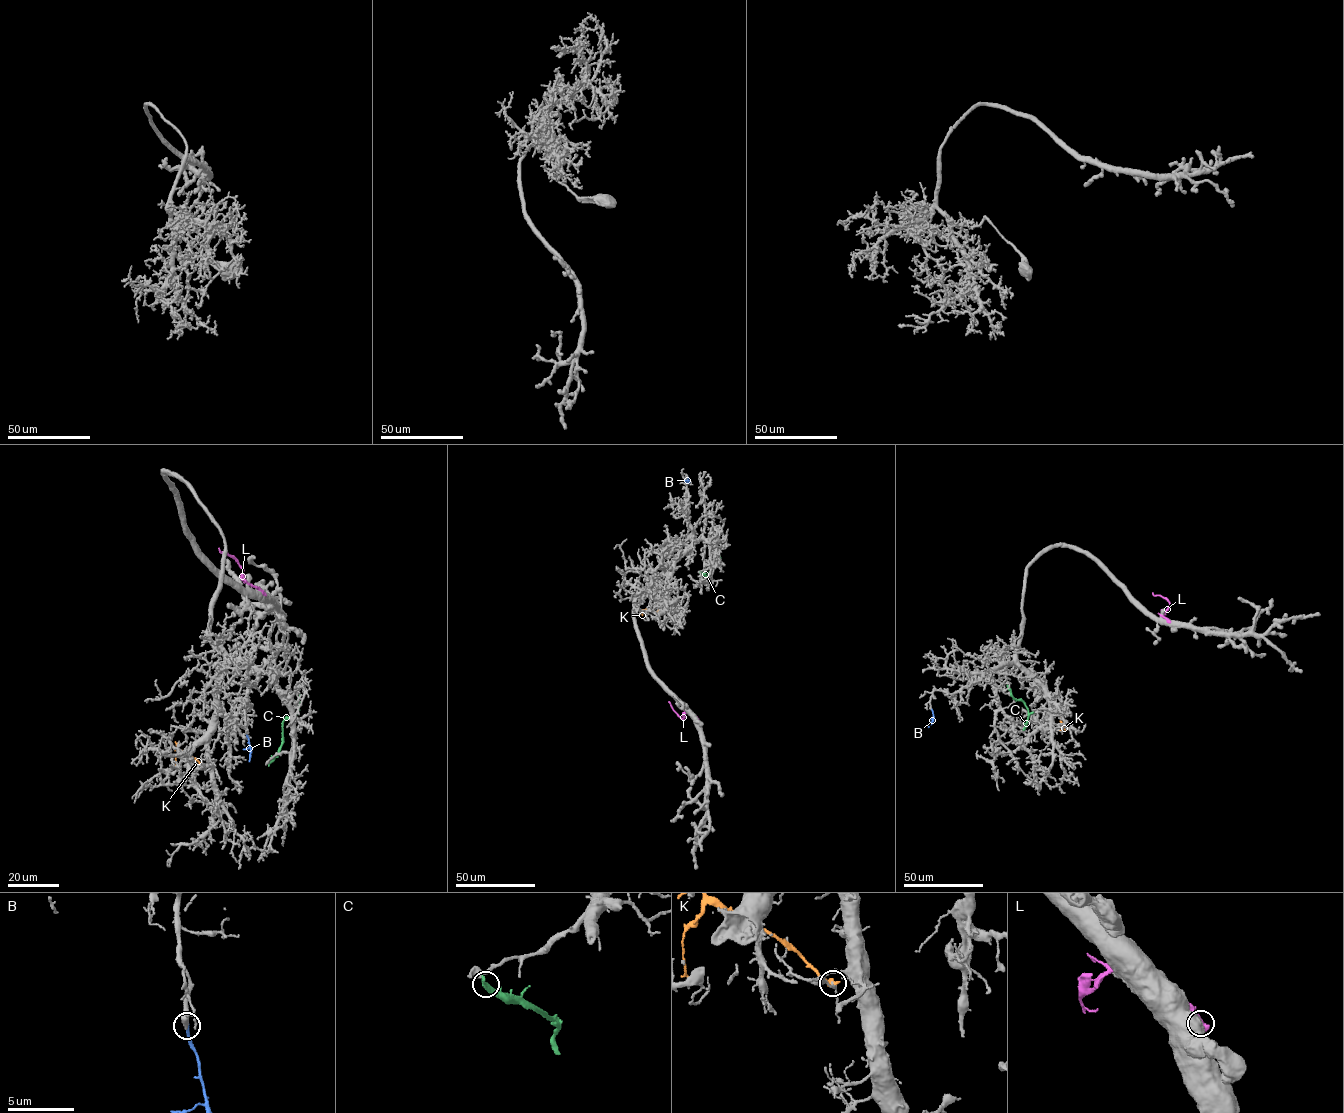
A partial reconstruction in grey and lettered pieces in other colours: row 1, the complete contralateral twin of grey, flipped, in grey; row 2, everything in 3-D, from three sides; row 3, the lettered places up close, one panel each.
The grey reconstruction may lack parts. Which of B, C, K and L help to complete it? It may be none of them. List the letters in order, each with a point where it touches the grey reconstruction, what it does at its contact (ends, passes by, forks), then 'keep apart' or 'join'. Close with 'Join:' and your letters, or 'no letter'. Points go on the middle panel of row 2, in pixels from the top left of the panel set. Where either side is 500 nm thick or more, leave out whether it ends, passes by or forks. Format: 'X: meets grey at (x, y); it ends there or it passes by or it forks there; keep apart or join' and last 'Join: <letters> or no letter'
B: meets grey at (686, 480); it ends there; join
C: meets grey at (700, 573); it ends there; keep apart
K: meets grey at (659, 610); it ends there; keep apart
L: meets grey at (697, 718); keep apart
Join: B

